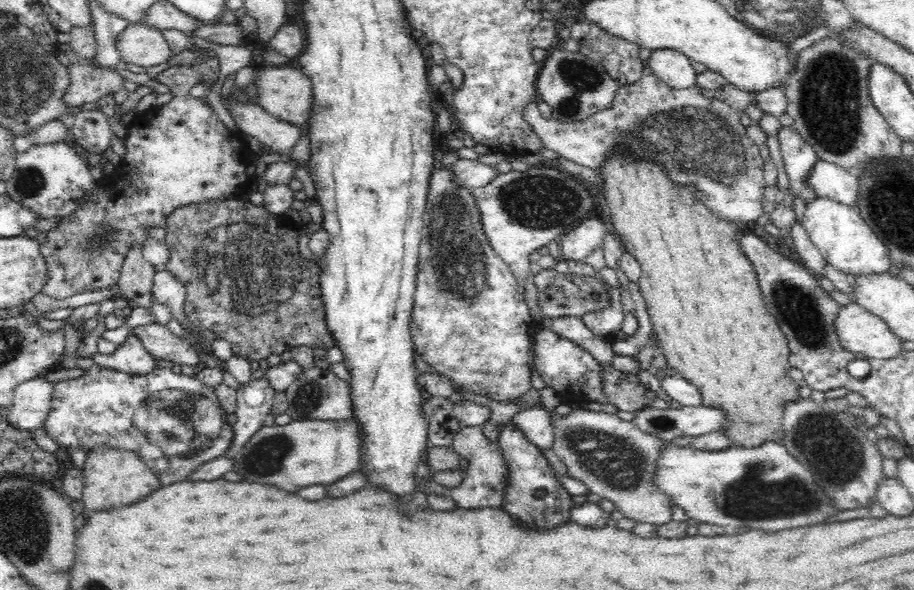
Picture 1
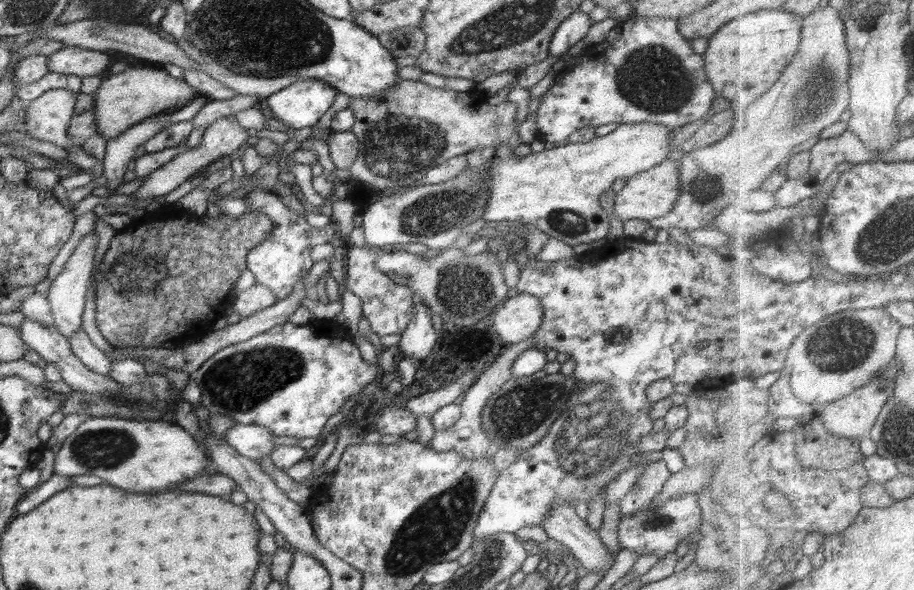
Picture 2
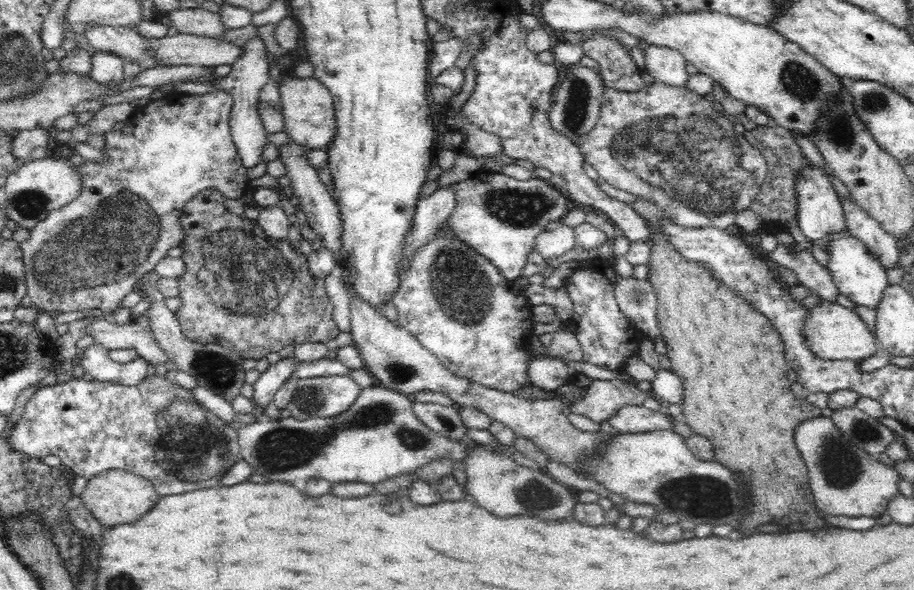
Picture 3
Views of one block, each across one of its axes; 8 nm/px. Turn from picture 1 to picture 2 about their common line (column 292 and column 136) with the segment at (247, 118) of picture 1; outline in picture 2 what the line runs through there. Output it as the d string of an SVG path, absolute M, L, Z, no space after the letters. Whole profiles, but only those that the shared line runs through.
M204 96L192 100L184 108L160 113L149 117L123 132L116 139L110 139L106 144L106 152L103 164L103 176L107 180L108 194L115 194L116 188L124 183L124 174L128 170L128 164L138 150L138 147L146 144L158 131L164 130L170 124L192 121L208 99Z

